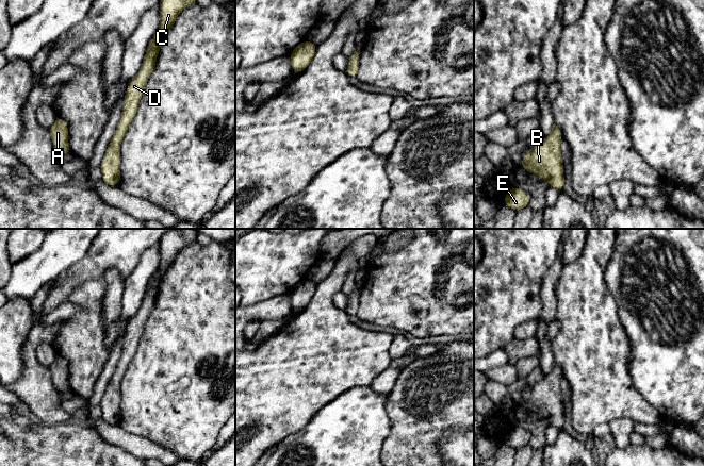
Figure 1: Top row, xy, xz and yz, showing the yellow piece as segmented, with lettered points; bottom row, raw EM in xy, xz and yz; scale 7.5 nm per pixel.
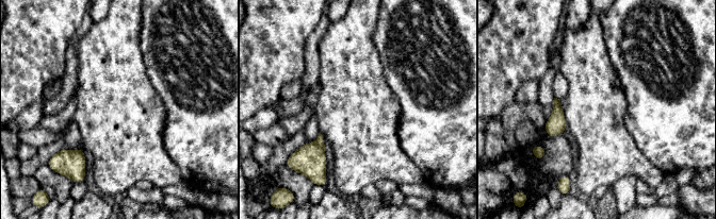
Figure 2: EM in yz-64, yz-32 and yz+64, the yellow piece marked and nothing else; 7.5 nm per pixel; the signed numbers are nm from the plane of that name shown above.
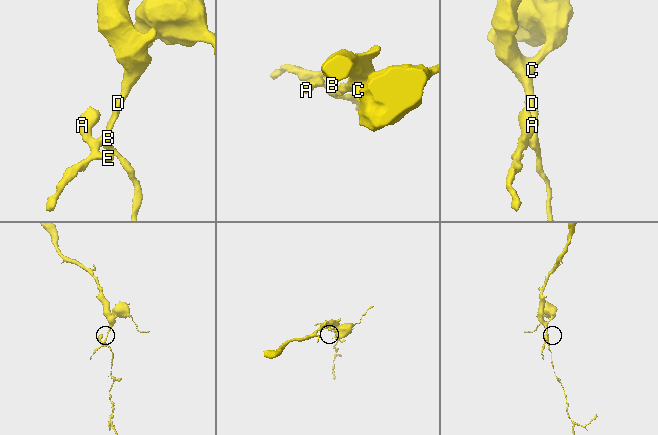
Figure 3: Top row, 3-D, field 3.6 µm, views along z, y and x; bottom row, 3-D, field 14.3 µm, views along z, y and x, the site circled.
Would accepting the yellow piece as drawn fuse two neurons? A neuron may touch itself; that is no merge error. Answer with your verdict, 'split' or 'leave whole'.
leave whole

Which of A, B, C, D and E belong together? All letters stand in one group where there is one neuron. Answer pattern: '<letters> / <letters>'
A B C D E

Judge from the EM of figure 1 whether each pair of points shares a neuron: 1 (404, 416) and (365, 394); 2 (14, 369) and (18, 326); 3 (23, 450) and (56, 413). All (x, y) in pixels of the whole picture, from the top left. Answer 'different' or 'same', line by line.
1: different
2: same
3: different

